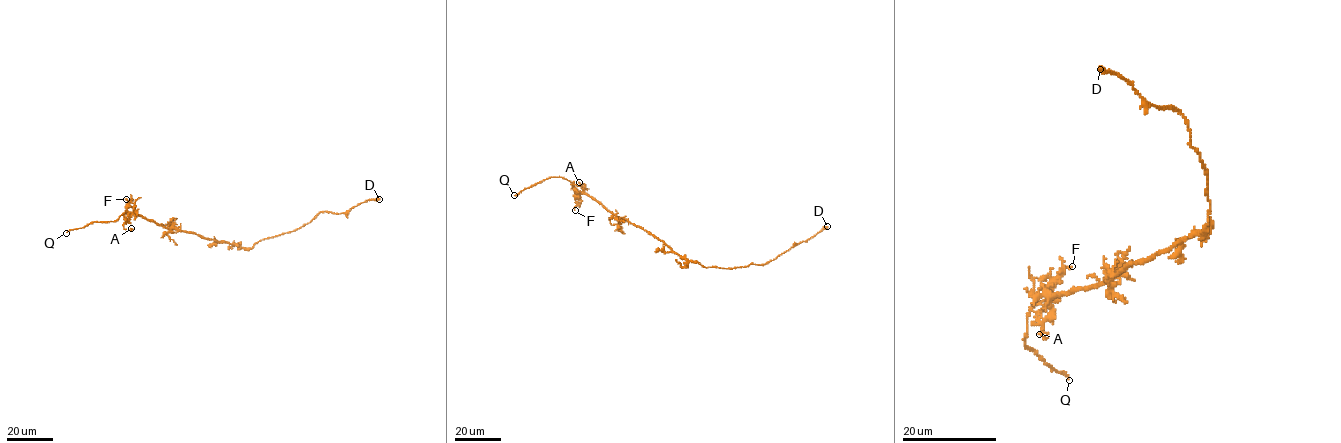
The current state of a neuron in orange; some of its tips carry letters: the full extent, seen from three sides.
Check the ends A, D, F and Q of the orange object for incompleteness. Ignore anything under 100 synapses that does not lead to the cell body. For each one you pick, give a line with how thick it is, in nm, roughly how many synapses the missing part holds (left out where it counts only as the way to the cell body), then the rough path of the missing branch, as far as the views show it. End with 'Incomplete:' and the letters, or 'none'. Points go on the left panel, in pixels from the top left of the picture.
Q: calibre 180 nm; course (66, 233), (46, 245), (26, 245)
Incomplete: Q

